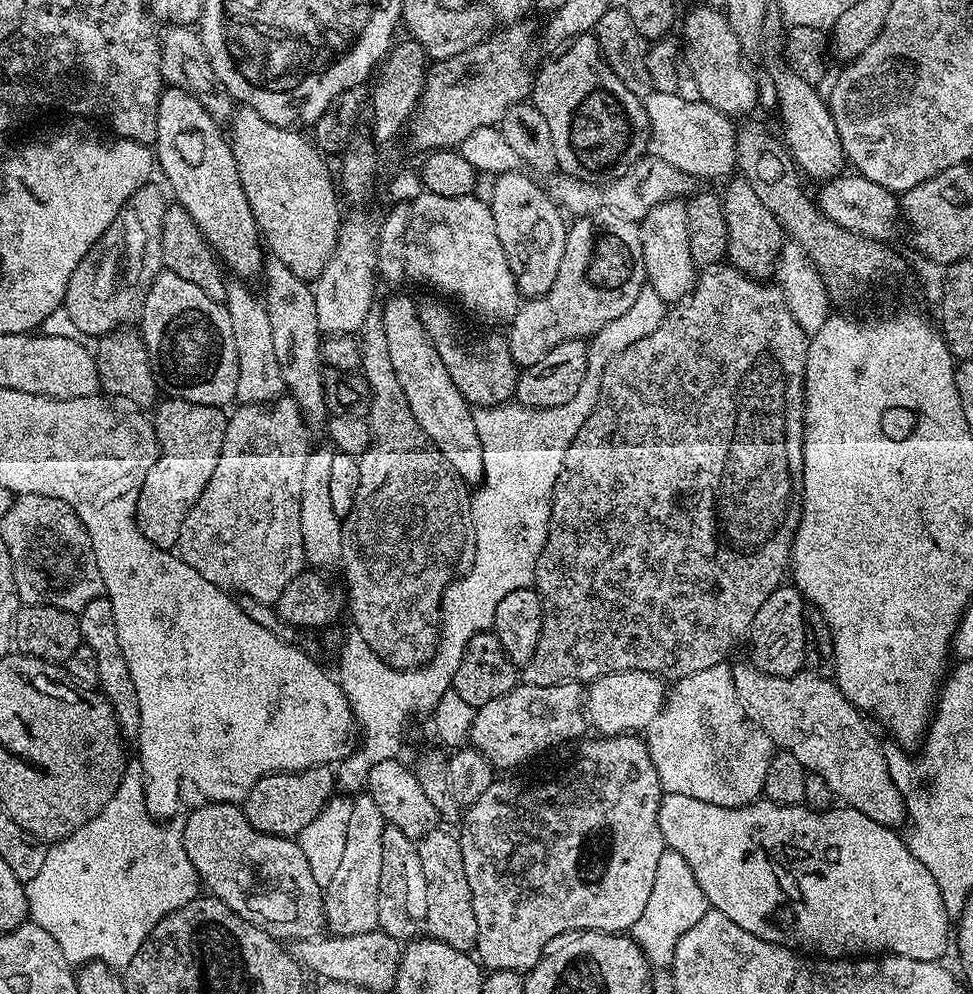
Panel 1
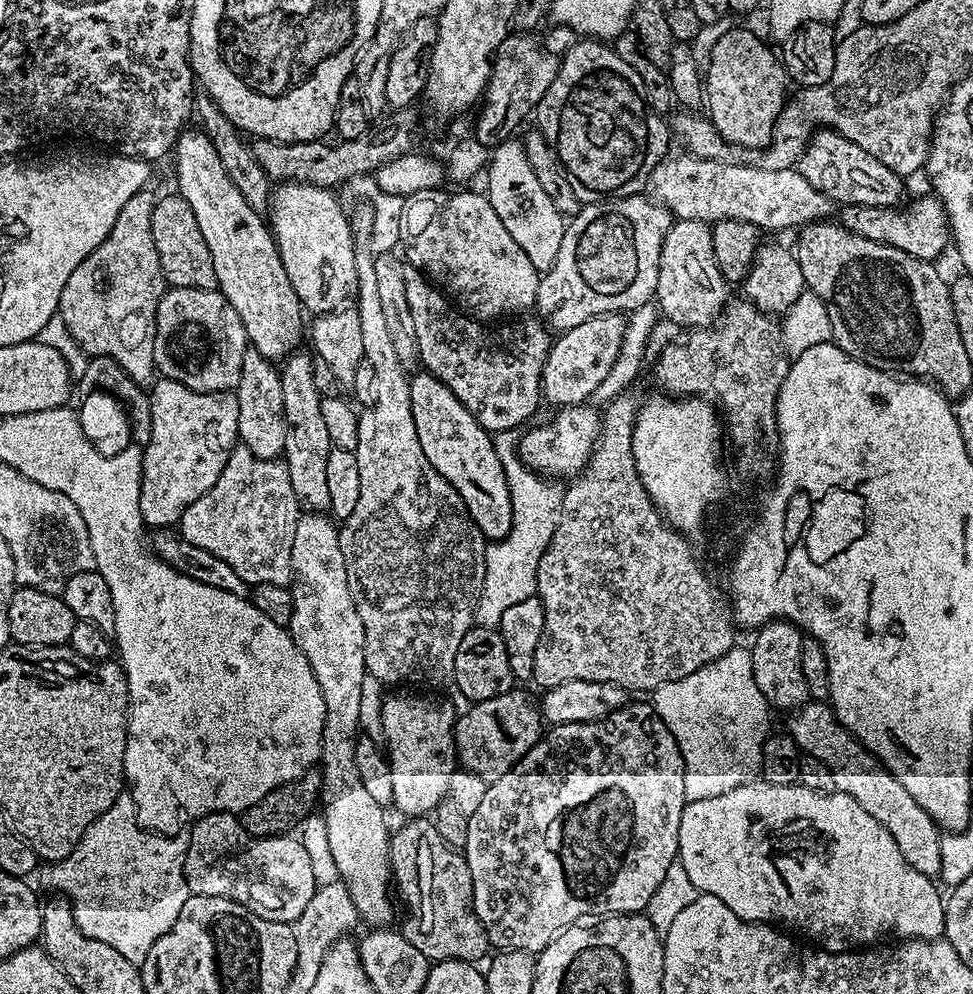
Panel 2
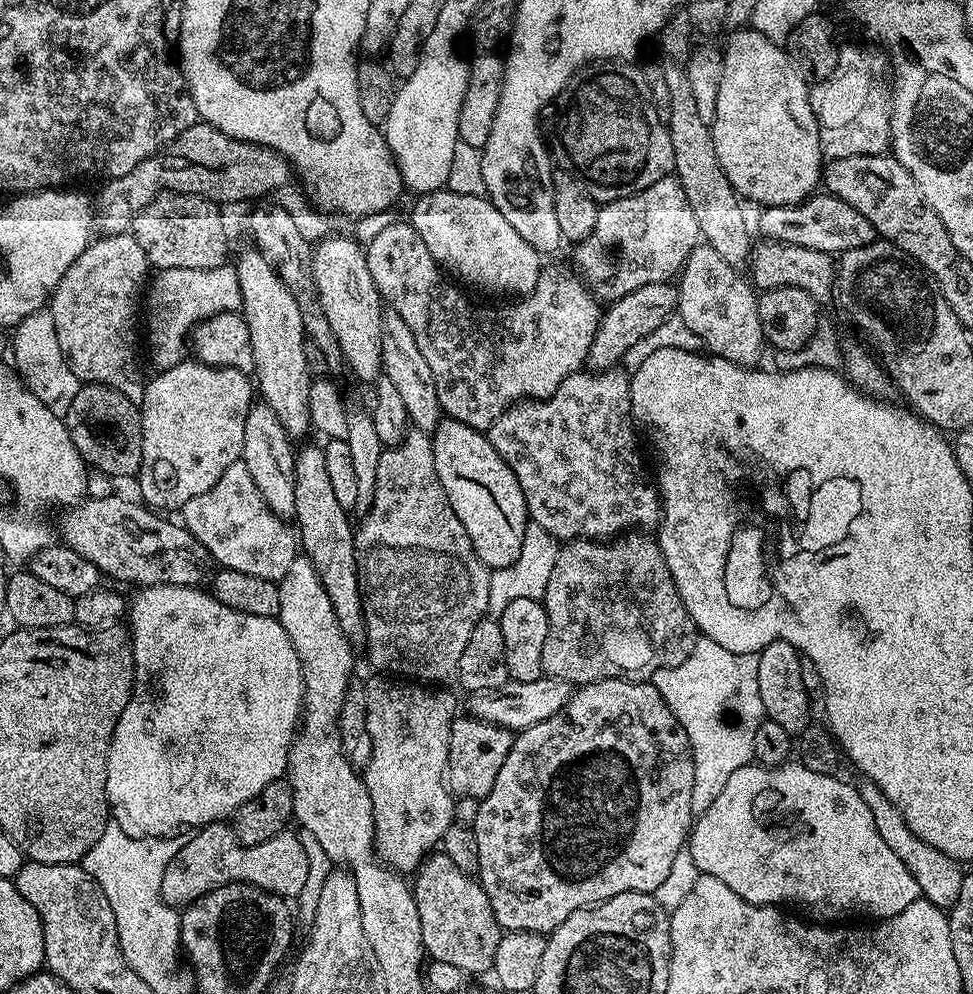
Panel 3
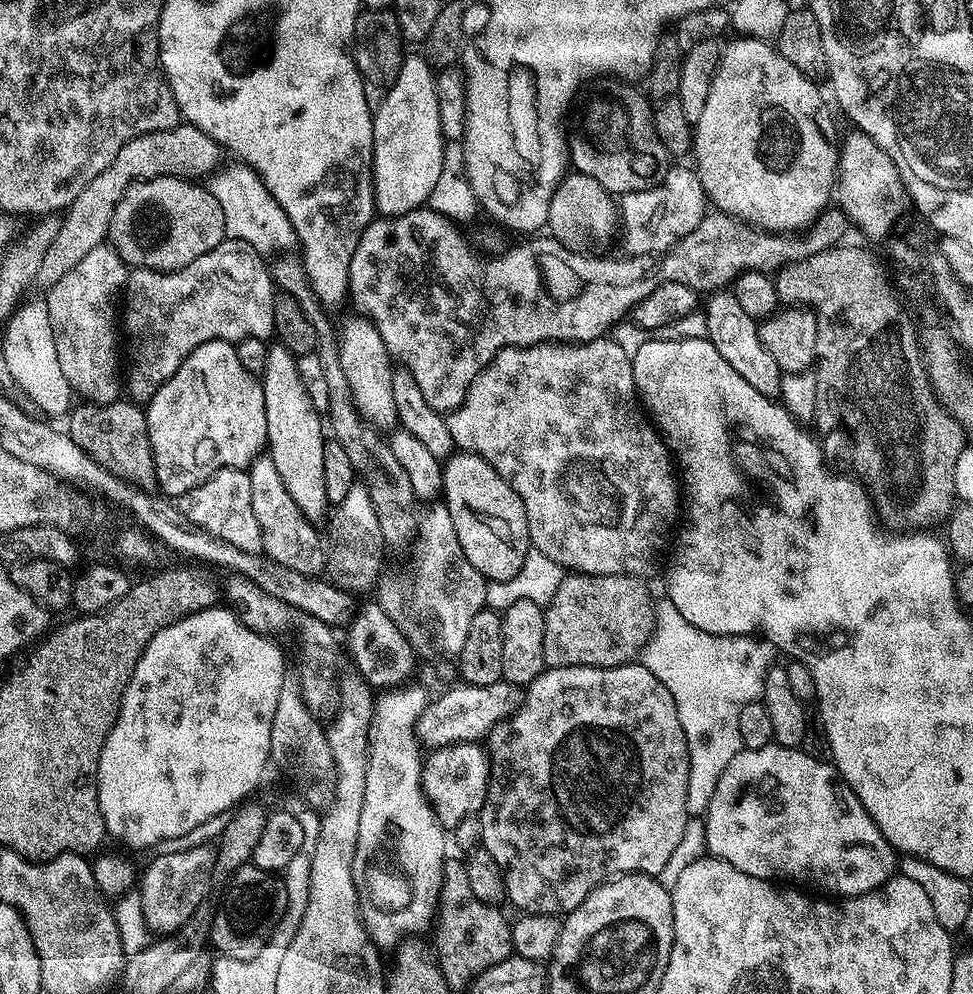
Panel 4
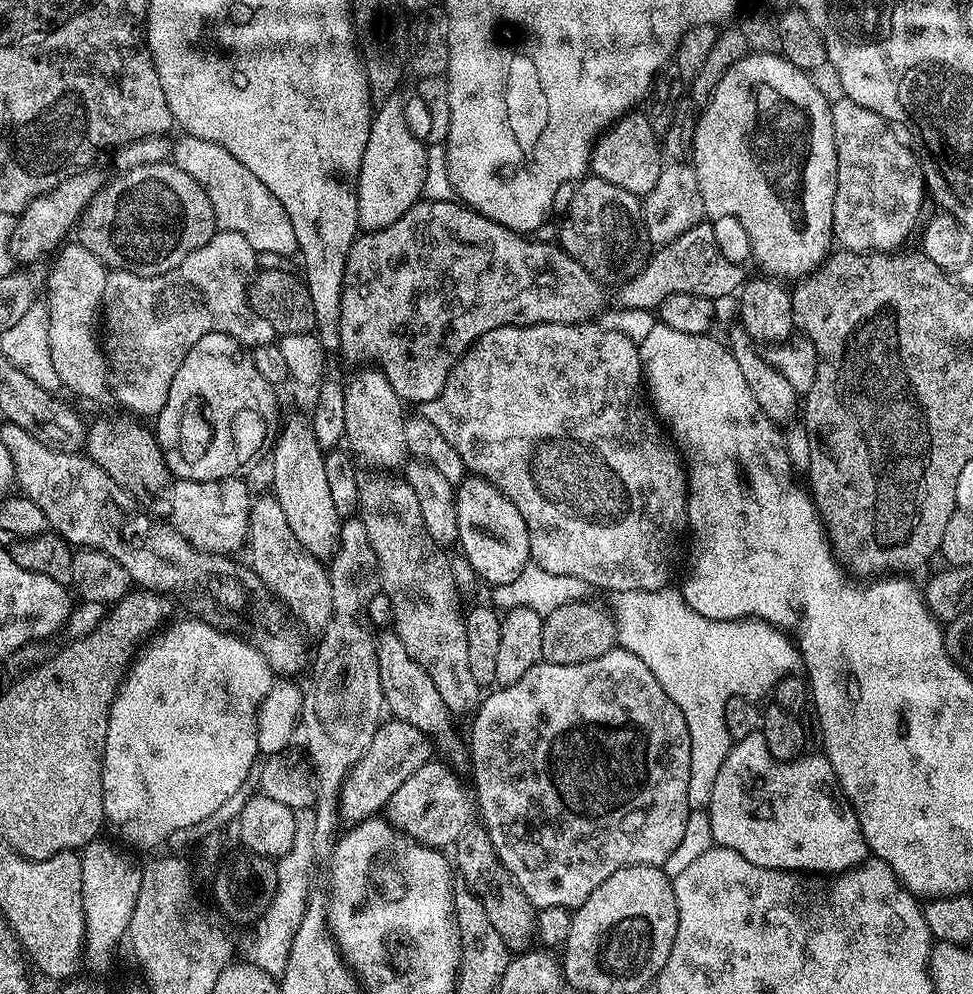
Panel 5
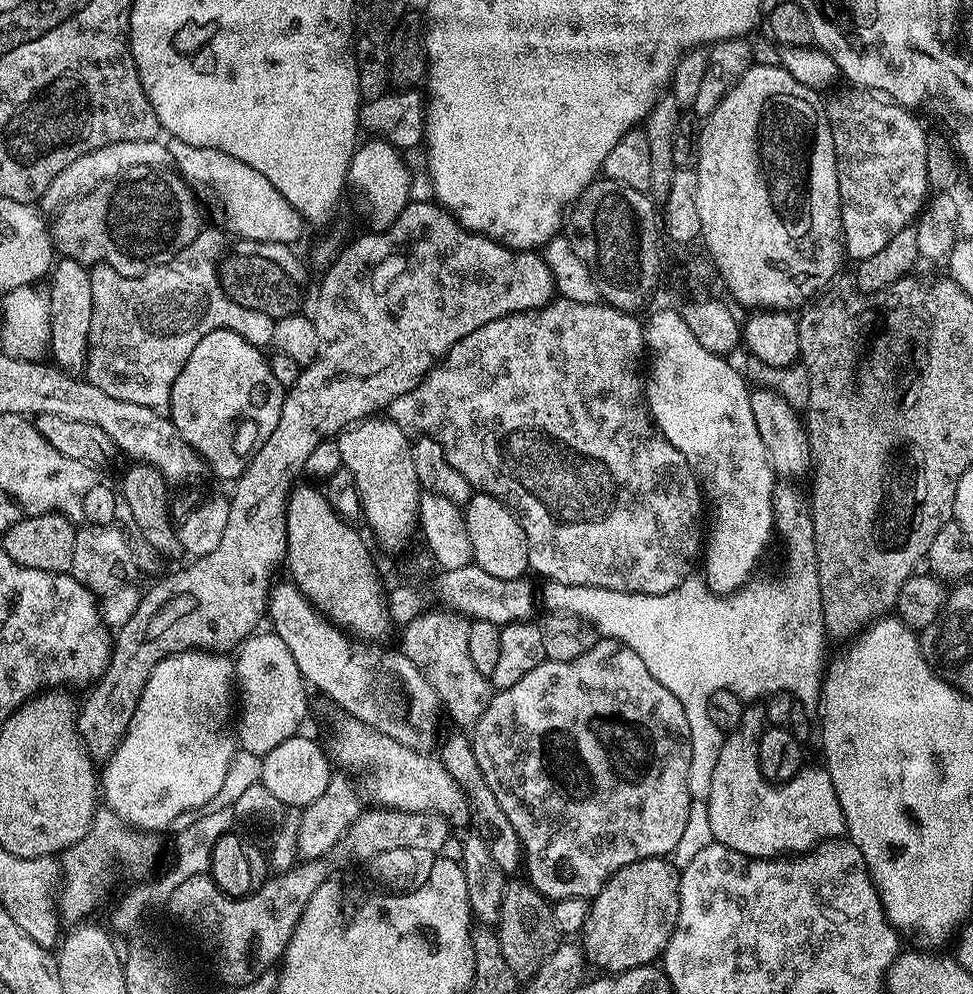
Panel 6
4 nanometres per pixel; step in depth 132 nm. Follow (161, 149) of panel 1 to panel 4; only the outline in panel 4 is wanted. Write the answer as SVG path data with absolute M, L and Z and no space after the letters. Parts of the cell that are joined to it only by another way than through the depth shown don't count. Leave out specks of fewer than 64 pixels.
M275 347L268 348L265 370L262 373L268 427L266 452L278 469L282 486L286 486L290 498L298 502L298 510L318 522L322 514L318 510L312 513L310 506L329 505L326 498L326 470L322 470L326 424L306 395L306 386L302 386L302 374L298 374L296 356L288 348Z

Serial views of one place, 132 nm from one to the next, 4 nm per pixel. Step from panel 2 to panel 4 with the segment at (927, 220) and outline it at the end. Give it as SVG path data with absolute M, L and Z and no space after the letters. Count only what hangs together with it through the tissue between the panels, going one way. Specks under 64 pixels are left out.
M829 206L821 212L820 217L803 229L799 234L773 234L767 230L761 230L753 225L736 219L735 216L728 216L719 210L709 211L698 222L690 234L686 234L676 243L672 249L663 257L660 264L661 281L677 280L682 286L690 286L697 294L711 294L727 289L735 281L741 272L763 272L775 274L781 268L790 266L794 262L802 262L806 258L814 258L814 254L822 254L822 250L830 250L841 243L844 235L850 232L848 216L838 206Z

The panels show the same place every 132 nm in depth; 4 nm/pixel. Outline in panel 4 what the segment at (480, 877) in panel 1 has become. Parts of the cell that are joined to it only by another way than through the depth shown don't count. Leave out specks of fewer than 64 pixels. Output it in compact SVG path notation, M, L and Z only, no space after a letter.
M633 662L631 664L619 664L613 668L591 668L590 666L570 666L569 668L548 668L538 678L534 678L532 684L527 685L524 704L516 711L516 715L511 717L512 732L500 732L504 730L493 730L486 737L486 751L488 753L488 793L484 808L478 813L481 822L481 834L479 843L488 851L490 858L498 862L501 872L504 874L504 890L507 903L512 903L514 907L520 908L521 913L529 916L555 916L563 917L565 914L574 911L586 897L593 892L599 884L606 880L611 880L621 874L639 874L642 876L657 877L662 870L662 866L670 859L670 854L677 849L682 839L683 828L686 826L690 813L686 810L686 786L690 782L690 758L688 757L688 743L686 734L682 730L682 722L678 722L678 706L674 706L674 698L654 674L643 662Z

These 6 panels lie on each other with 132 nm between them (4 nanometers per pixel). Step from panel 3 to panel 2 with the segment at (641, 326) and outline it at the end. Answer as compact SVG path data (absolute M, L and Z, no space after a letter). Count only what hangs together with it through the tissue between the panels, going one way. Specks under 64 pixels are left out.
M611 312L610 314L598 314L594 318L586 318L586 322L561 331L559 335L553 339L552 349L548 352L548 357L544 363L544 369L542 370L540 391L543 399L547 401L547 403L549 400L550 403L556 404L555 406L571 406L591 401L593 399L591 396L594 395L600 387L605 387L610 370L622 350L625 327L625 317L619 312Z

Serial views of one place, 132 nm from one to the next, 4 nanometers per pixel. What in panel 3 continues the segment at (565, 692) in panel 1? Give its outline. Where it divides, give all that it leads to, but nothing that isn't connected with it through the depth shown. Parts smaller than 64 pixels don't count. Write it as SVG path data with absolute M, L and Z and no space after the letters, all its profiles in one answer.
M471 714L462 716L453 719L448 733L446 783L457 797L481 801L490 794L494 778L498 778L498 770L502 770L502 762L506 762L506 754L510 754L514 736L509 729L497 724L477 720Z

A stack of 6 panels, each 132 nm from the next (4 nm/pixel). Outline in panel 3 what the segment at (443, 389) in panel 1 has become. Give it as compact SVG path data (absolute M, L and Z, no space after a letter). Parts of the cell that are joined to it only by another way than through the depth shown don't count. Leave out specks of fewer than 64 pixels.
M444 418L435 432L431 433L430 439L434 454L434 470L442 482L442 490L454 514L458 514L458 522L466 526L466 534L470 534L470 542L478 558L490 570L510 566L518 558L518 554L522 554L523 538L530 523L526 498L518 478L509 470L508 464L498 454L498 450L494 450L494 446L481 429Z

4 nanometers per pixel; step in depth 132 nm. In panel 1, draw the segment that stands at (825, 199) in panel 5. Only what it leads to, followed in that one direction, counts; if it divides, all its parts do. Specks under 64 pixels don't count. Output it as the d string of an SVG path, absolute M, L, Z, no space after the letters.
M697 6L685 16L683 13L682 28L683 24L682 60L690 66L698 82L701 99L729 118L736 118L739 112L748 112L752 107L757 107L758 80L752 77L751 70L744 65L746 53L738 42L736 29L729 17L719 8Z

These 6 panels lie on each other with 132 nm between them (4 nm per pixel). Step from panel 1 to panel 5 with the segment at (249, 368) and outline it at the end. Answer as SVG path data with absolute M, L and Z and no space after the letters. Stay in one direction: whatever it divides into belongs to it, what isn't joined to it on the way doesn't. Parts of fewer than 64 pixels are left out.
M257 495L250 510L246 553L252 563L251 571L304 626L323 626L331 616L328 568L322 563L321 557L310 554L306 546L294 538L294 530L290 530L290 522L286 522L282 506L278 506L275 495L267 495Z

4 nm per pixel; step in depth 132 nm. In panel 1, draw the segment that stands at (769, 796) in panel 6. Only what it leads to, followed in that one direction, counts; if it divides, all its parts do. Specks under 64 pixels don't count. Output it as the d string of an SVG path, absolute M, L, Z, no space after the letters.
M667 793L661 799L658 810L658 824L664 835L665 845L671 851L682 854L692 870L700 886L702 894L715 911L726 914L730 922L742 926L742 930L750 930L758 938L771 944L781 944L784 948L793 949L801 954L815 954L820 958L842 960L845 958L876 958L881 954L889 956L905 956L922 962L939 961L940 955L950 948L950 917L942 902L942 894L938 890L938 882L934 882L934 874L914 858L908 849L905 837L899 831L874 822L874 818L866 818L856 808L833 806L828 811L816 811L804 804L776 804L773 800L761 798L740 808L714 806L710 802L702 802L686 794Z

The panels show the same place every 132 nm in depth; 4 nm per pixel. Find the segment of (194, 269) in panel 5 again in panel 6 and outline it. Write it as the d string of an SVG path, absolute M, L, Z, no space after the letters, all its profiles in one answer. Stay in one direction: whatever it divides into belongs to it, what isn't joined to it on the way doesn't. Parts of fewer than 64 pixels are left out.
M201 227L198 238L186 246L170 262L151 268L145 276L123 276L108 264L94 264L90 268L90 292L92 294L92 318L88 339L88 366L86 378L98 390L118 398L122 402L134 402L140 408L150 408L163 413L174 390L174 378L182 374L186 358L194 346L214 330L228 328L238 333L256 348L267 349L274 338L276 321L257 310L244 309L227 296L220 284L218 271L225 259L224 247L228 240L216 228Z

